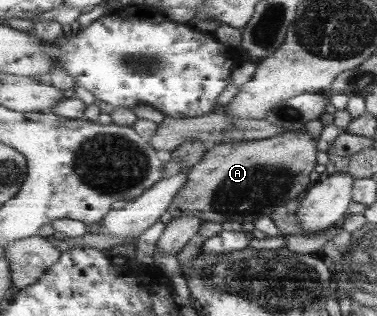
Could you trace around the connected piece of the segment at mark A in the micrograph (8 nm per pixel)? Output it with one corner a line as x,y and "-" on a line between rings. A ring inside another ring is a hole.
288,131
284,134
277,134
277,137
271,139
232,140
225,144
218,144
207,150
199,164
189,168
187,182
176,192
168,208
167,219
193,215
198,216
204,222
219,222
219,224
224,222
254,223
260,219
259,208
265,210
269,208
270,203
278,207
306,194
313,185
309,174
317,167
317,146
315,146
313,136
306,131

